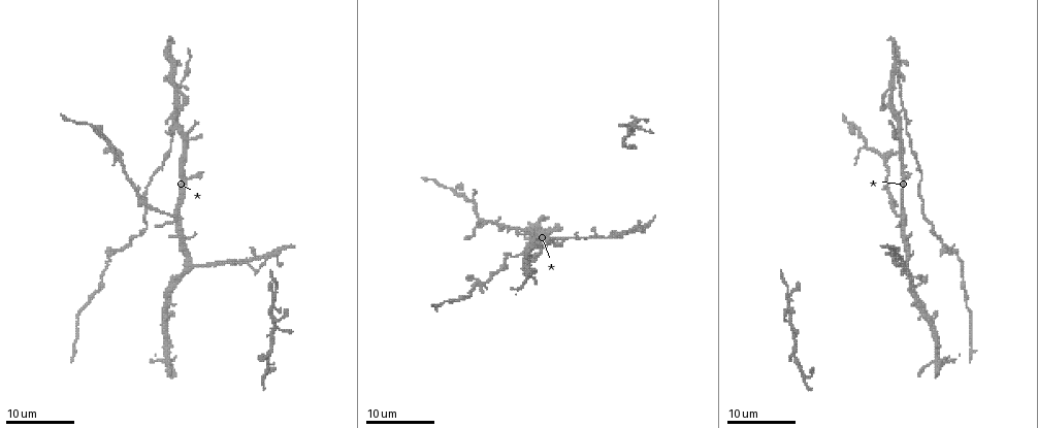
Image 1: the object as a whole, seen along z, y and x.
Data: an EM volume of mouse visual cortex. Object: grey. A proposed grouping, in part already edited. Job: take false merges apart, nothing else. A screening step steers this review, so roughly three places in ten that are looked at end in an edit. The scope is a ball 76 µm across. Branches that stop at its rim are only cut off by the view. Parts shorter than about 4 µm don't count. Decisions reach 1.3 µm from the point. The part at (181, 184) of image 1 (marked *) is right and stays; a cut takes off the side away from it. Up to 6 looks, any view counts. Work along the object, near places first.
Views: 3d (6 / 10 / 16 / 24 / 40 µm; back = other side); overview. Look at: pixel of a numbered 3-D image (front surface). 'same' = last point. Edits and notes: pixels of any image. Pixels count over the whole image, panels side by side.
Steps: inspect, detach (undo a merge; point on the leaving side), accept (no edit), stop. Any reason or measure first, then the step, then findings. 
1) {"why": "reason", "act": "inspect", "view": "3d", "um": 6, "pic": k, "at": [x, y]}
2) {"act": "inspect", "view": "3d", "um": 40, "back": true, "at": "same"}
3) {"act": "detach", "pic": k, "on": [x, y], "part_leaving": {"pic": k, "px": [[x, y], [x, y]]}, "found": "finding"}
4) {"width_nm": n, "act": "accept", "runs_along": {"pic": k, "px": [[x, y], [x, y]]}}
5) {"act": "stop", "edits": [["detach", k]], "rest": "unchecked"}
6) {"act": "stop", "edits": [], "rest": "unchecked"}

{"why": "four or more arms meet", "act": "inspect", "view": "3d", "um": 24, "pic": 1, "at": [884, 157]}

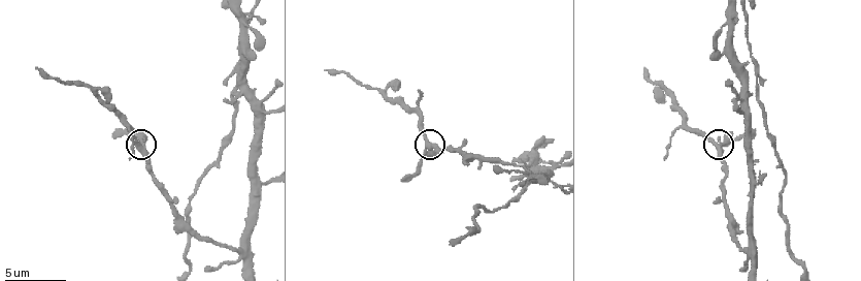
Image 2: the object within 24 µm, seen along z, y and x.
{"why": "closer look", "act": "inspect", "view": "3d", "um": 6, "pic": 2, "at": [720, 146]}

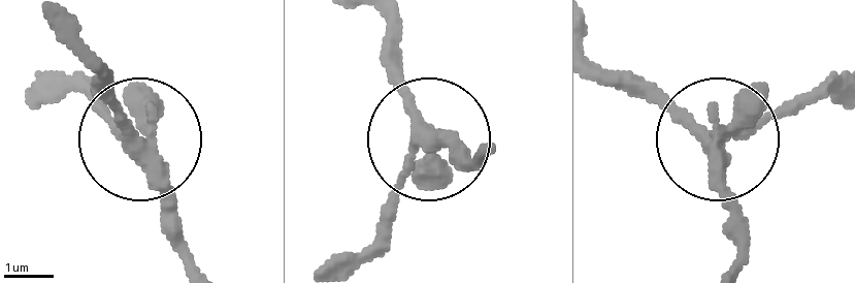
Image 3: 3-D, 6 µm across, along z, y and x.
{"arms": 4, "act": "accept", "runs_along": {"pic": 3, "px": [[486, 157], [429, 145], [359, 260]]}, "found": "continuous, no second neuron"}

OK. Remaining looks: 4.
{"why": "small branch off a trunk", "act": "inspect", "view": "3d", "um": 10, "pic": 2, "at": [747, 250]}

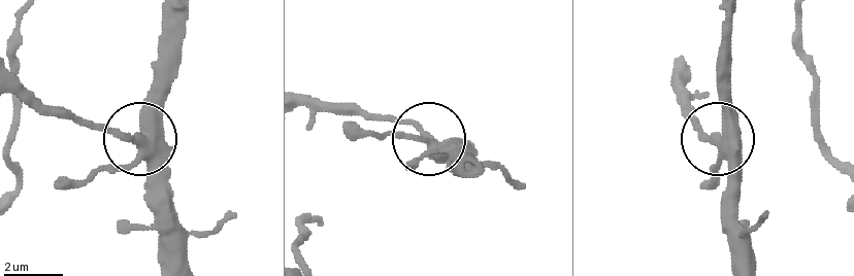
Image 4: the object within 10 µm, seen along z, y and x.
{"arms": 3, "act": "accept", "runs_along": {"pic": 4, "px": [[167, 16], [167, 90], [153, 127], [131, 139], [74, 114]]}, "found": "one neuron here"}

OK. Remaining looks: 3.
{"act": "inspect", "view": "3d", "um": 24, "pic": 1, "at": [557, 240]}

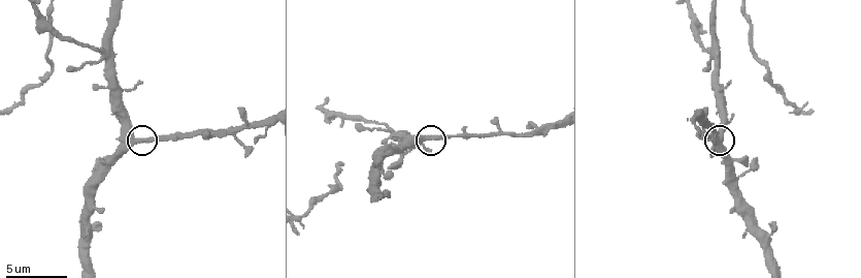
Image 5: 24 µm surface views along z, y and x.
{"why": "closer look", "act": "inspect", "view": "3d", "um": 6, "pic": 5, "at": [426, 138]}

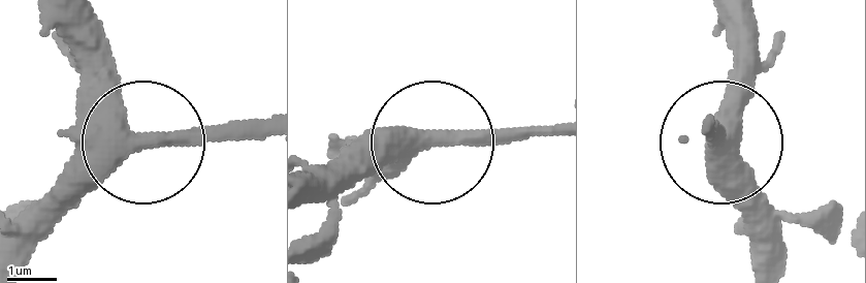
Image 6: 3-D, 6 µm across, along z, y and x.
{"width_nm": 380, "act": "accept", "runs_along": {"pic": 6, "px": [[54, 19], [139, 138], [29, 249]]}, "found": "all the same neuron"}

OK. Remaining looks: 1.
{"act": "stop", "edits": [], "rest": "unchecked"}

